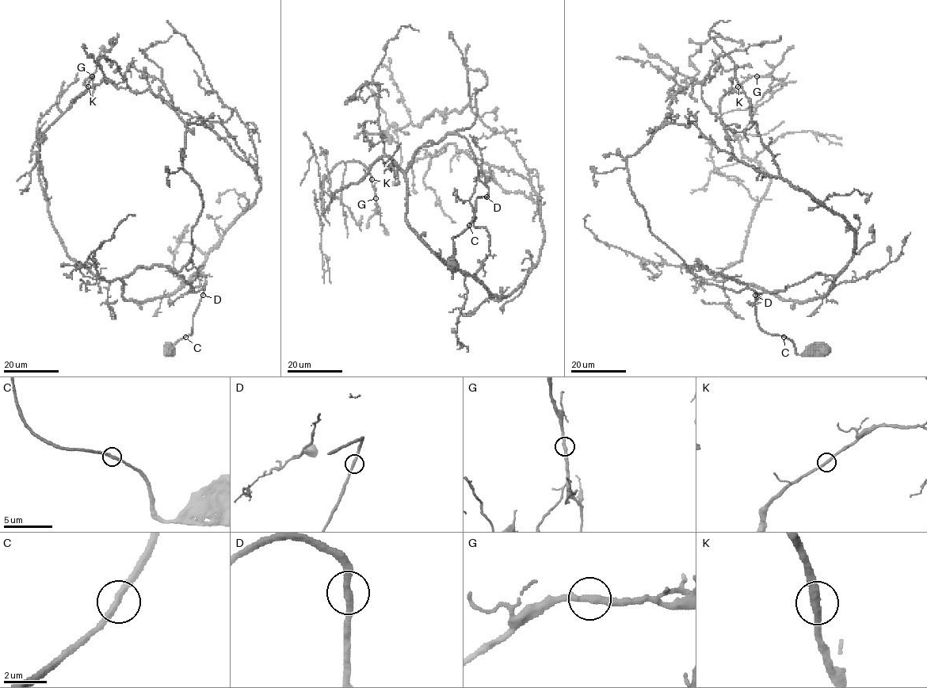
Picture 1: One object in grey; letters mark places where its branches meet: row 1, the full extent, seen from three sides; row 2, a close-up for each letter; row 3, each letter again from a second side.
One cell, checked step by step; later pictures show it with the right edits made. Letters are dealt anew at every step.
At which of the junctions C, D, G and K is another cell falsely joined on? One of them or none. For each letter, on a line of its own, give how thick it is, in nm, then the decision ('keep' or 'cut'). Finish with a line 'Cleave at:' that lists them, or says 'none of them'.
C: 300 nm | keep
D: 280 nm | keep
G: 300 nm | keep
K: 320 nm | keep
Cleave at: none of them

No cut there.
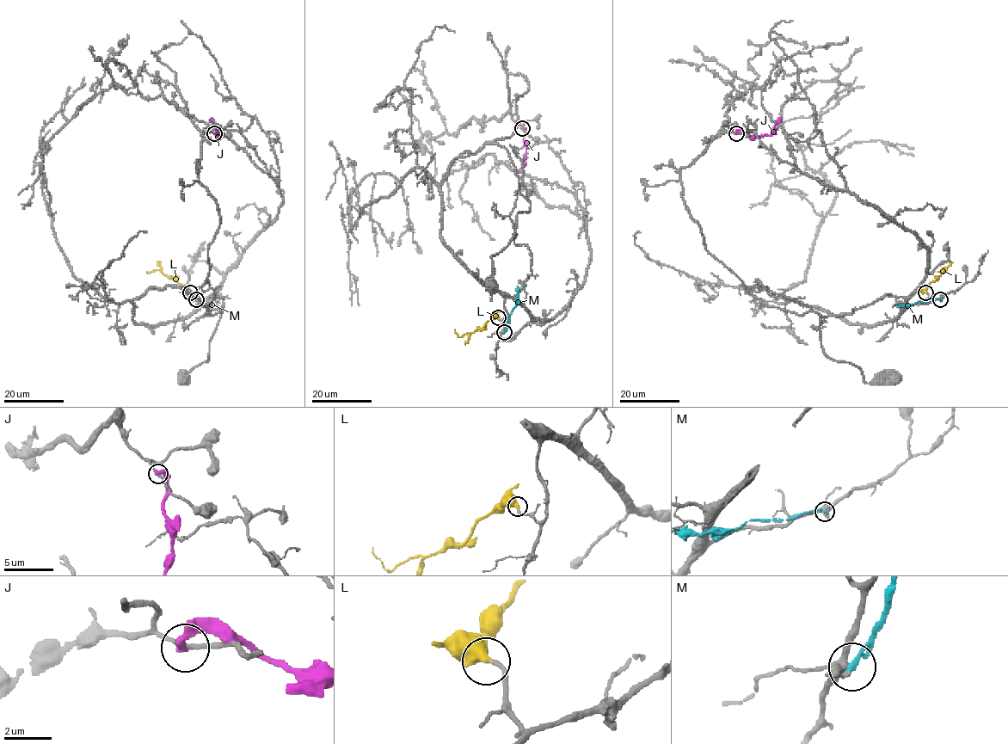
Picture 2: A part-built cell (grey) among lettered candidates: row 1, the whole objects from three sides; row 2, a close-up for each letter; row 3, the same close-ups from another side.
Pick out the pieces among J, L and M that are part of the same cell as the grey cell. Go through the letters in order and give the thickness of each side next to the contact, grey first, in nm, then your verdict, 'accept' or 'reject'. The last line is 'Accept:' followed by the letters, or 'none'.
J: calibres 160 and 320 nm; reject
L: calibres 160 and 500 nm; accept
M: calibres 280 and 200 nm; reject
Accept: L

